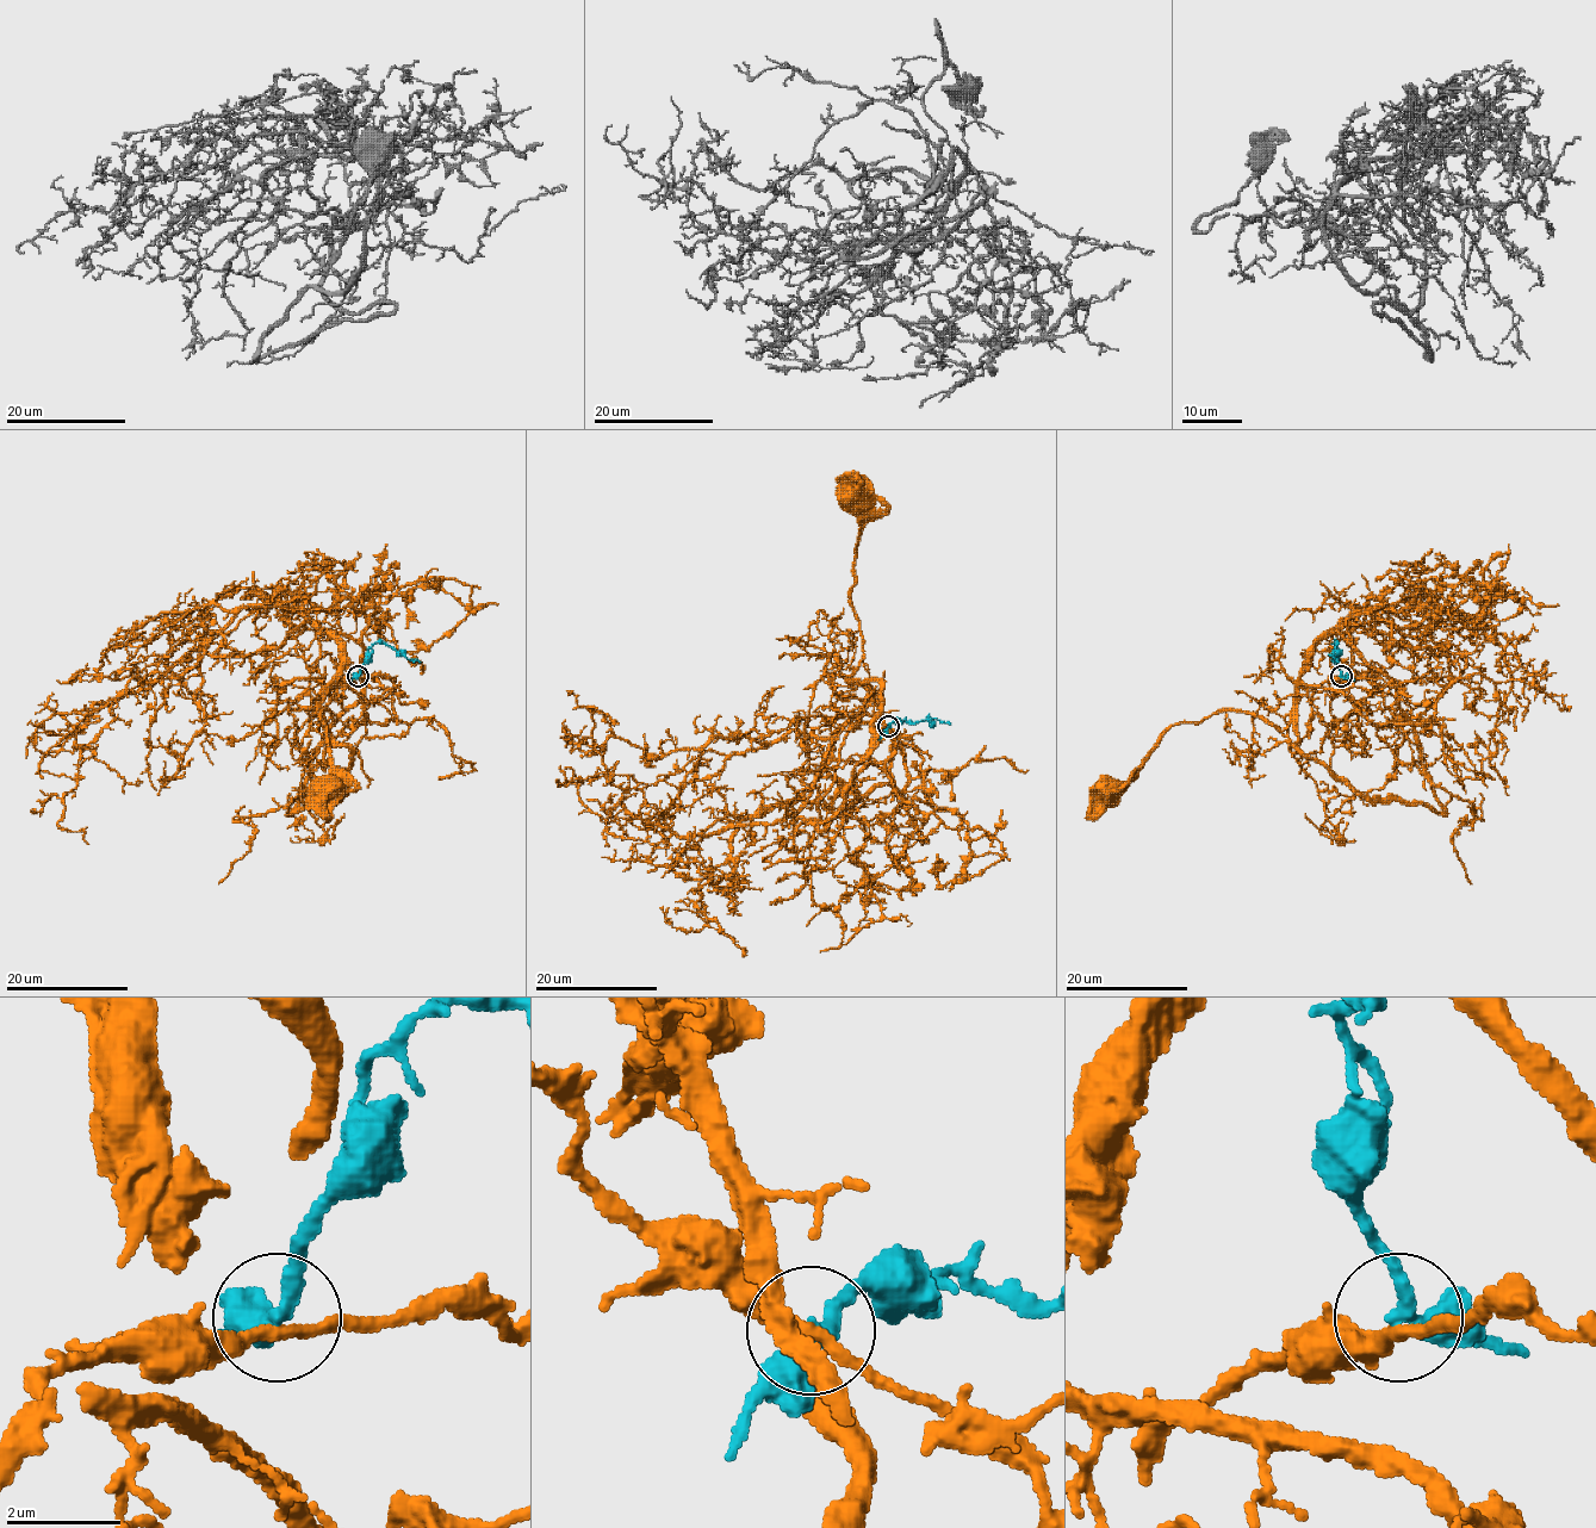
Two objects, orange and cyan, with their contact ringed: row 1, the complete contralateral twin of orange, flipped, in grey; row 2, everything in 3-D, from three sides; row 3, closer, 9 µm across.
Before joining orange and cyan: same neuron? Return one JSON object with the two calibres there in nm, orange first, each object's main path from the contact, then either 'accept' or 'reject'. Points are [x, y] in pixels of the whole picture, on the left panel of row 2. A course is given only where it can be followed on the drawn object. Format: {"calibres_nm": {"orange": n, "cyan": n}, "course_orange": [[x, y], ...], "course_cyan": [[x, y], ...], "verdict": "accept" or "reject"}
{"calibres_nm": {"orange": 220, "cyan": 340}, "course_orange": [[358, 677], [395, 687], [368, 700], [362, 648], [305, 622], [188, 651], [81, 749], [59, 824], [88, 844]], "course_cyan": [[358, 676], [378, 643], [385, 643], [421, 662]], "verdict": "reject"}

